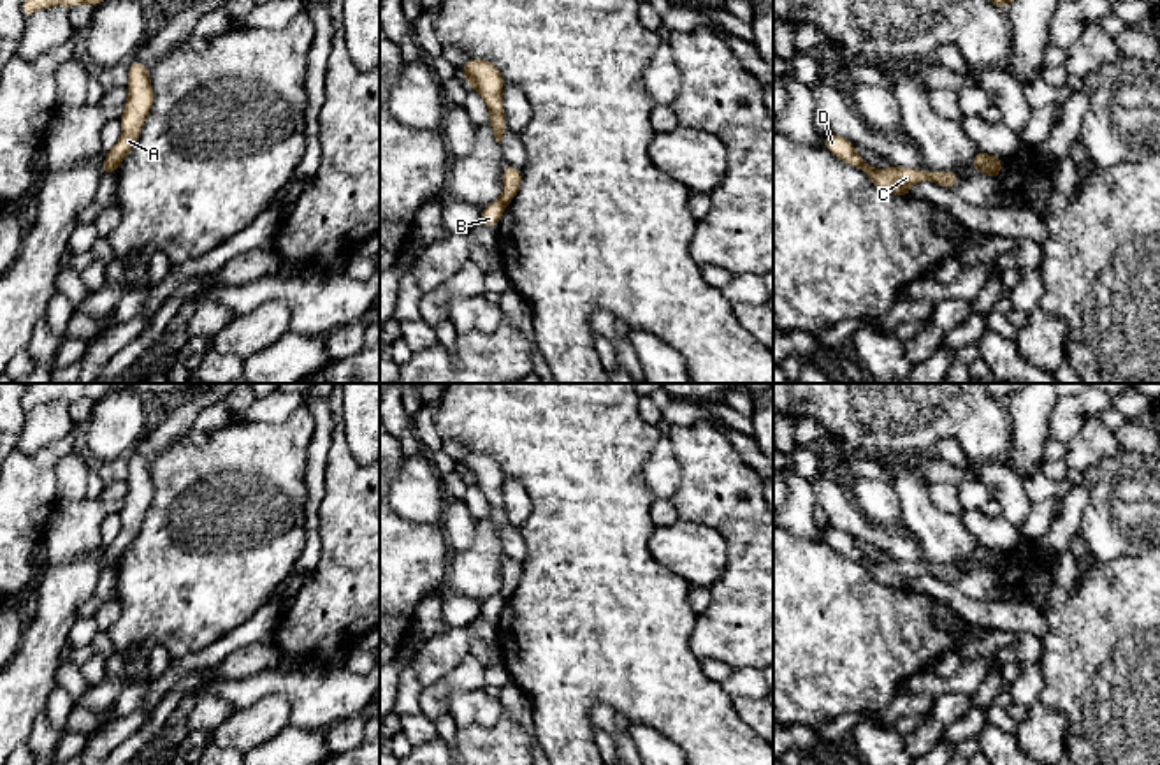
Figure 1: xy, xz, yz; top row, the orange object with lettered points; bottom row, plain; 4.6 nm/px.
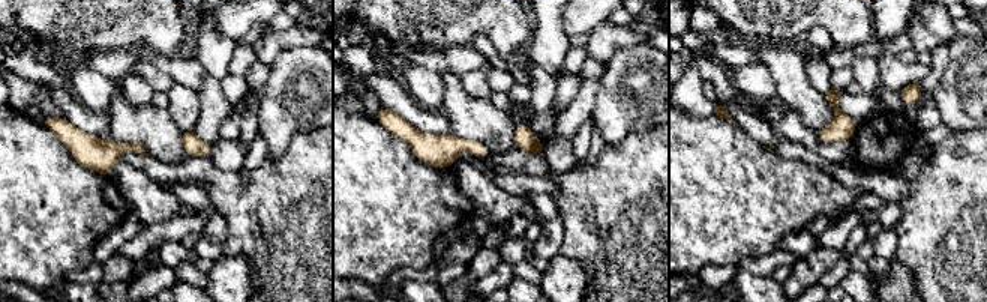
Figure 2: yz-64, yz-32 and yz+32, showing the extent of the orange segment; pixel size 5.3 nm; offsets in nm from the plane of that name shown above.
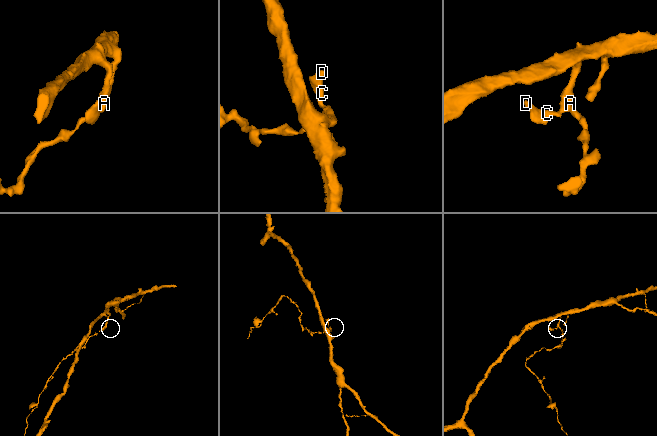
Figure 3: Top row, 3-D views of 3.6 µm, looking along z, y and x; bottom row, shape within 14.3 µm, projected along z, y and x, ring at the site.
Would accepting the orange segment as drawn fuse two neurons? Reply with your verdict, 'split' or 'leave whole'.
split

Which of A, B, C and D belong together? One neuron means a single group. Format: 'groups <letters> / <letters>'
groups A C D / B

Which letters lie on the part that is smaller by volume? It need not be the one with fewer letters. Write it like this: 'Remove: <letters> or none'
Remove: B

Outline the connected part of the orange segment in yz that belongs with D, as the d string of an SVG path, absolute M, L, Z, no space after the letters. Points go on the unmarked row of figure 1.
M828 526L824 529L824 538L823 538L831 549L840 552L851 561L861 563L874 580L881 586L888 586L898 591L910 591L910 580L921 575L932 575L946 584L953 584L956 573L960 572L958 565L923 565L923 563L912 563L912 561L888 561L888 563L875 563L868 559L861 549L856 545L856 540L835 528Z

